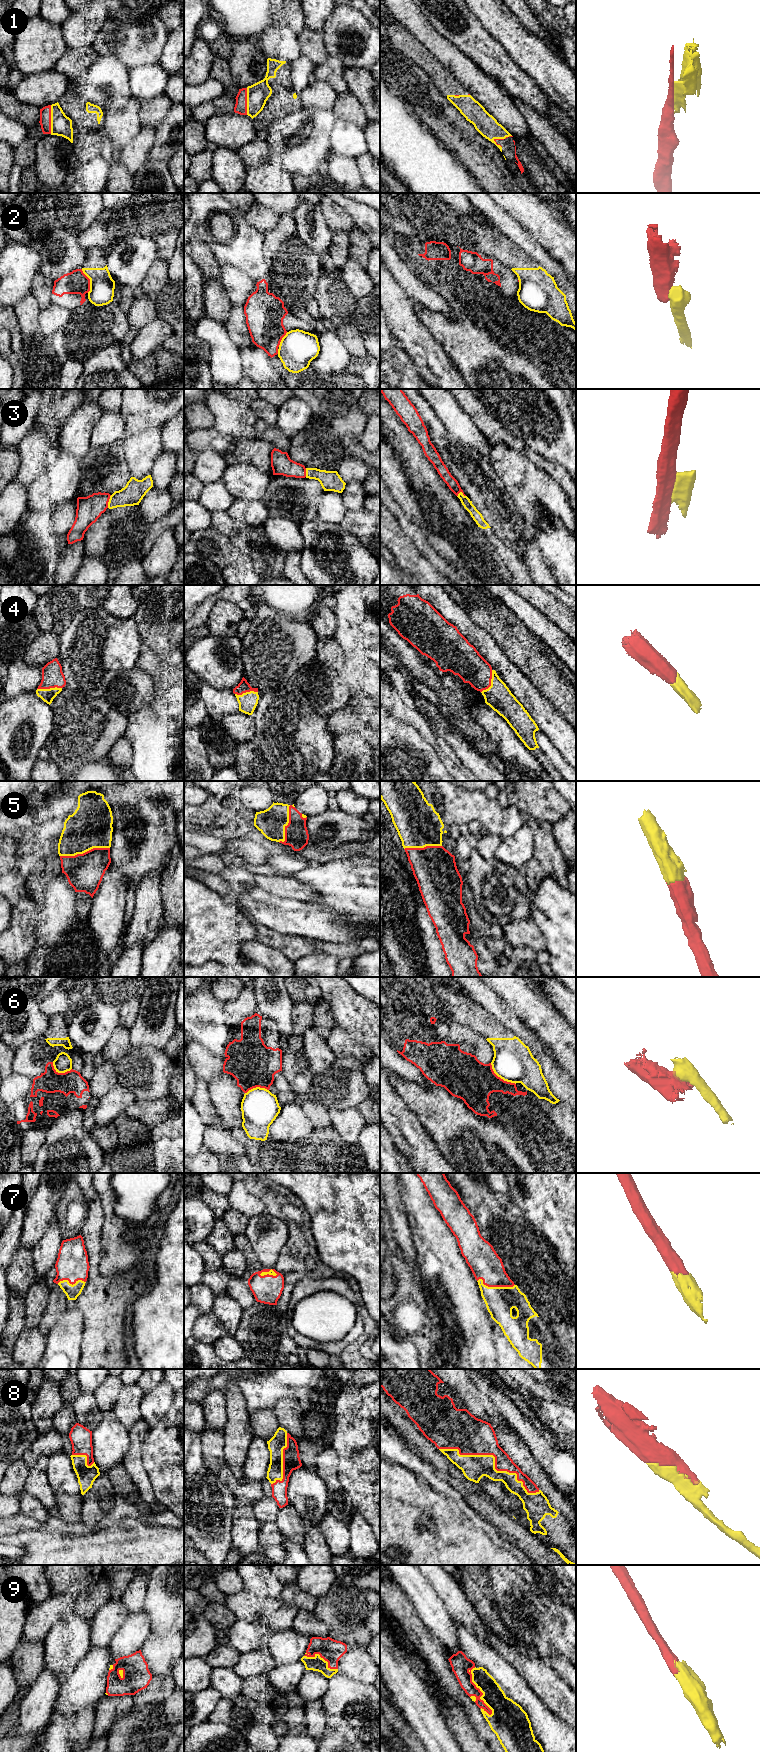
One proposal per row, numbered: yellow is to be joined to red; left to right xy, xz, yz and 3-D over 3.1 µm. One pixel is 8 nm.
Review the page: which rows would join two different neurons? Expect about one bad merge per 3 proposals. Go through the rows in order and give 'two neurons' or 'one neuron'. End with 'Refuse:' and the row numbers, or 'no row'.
1: one neuron
2: two neurons
3: two neurons
4: one neuron
5: one neuron
6: two neurons
7: one neuron
8: one neuron
9: one neuron
Refuse: 2, 3, 6

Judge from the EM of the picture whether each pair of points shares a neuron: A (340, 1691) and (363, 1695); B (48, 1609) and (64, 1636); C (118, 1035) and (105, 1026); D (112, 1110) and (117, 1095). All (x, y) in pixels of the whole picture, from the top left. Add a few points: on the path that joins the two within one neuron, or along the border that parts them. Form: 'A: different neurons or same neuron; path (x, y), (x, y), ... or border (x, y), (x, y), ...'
A: same neuron; path (346, 1695), (357, 1695)
B: different neurons; border (61, 1616), (43, 1641)
C: different neurons; border (118, 1025), (102, 1053)
D: same neuron; path (112, 1106), (117, 1099)

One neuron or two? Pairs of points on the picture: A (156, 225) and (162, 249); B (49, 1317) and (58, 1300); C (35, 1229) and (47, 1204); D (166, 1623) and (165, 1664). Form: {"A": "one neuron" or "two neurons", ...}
{"A": "one neuron", "B": "one neuron", "C": "one neuron", "D": "two neurons"}

